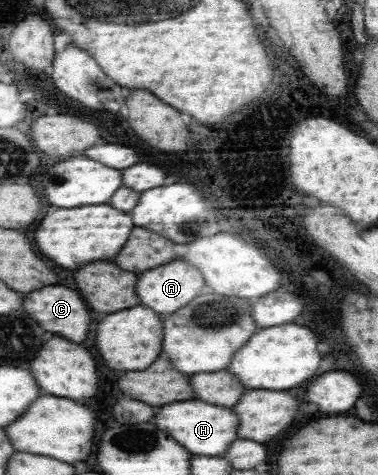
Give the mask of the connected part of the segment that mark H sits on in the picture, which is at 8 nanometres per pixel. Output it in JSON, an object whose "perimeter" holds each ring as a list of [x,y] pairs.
{"perimeter":[[[180,401],[180,403],[170,403],[162,407],[156,413],[156,423],[162,427],[162,431],[170,431],[178,443],[186,443],[190,451],[196,455],[209,455],[210,457],[222,456],[228,447],[238,439],[238,415],[220,405],[210,405],[204,401]]]}

